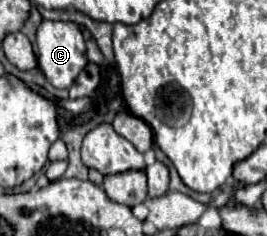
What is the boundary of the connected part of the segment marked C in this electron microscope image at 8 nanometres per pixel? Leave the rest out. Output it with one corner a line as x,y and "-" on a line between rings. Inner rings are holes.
43,20
41,26
37,28
37,48
39,48
39,68
55,88
69,88
79,76
79,72
87,66
85,40
81,36
79,26
73,22

